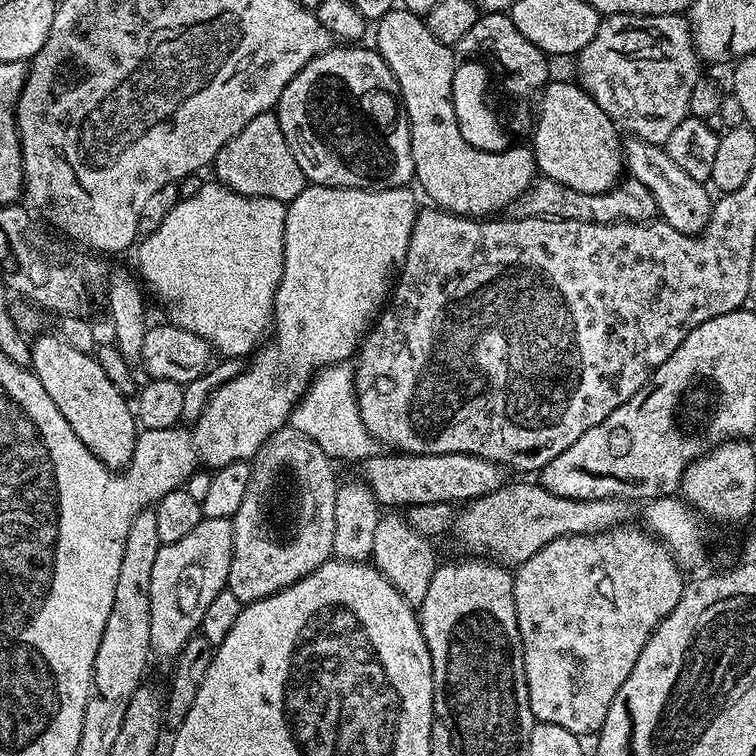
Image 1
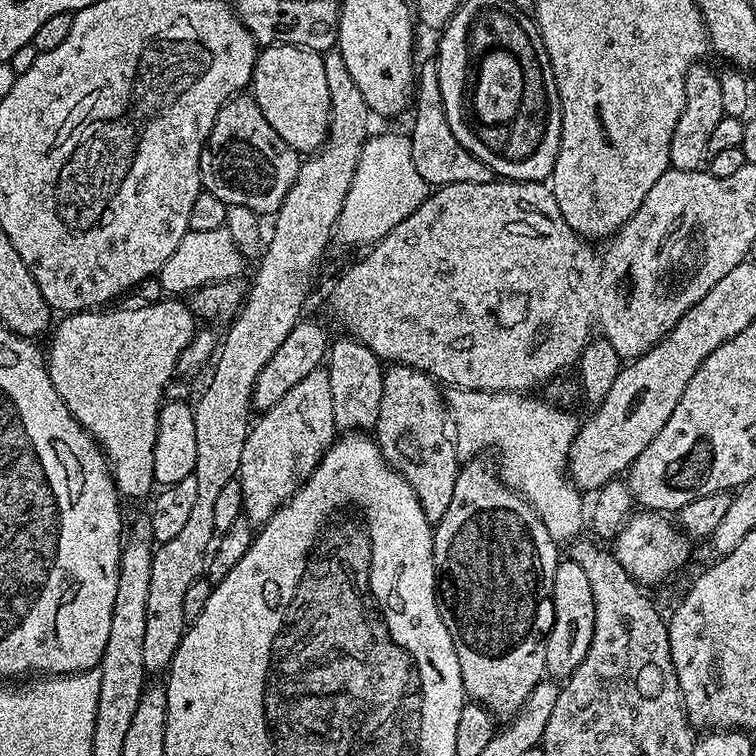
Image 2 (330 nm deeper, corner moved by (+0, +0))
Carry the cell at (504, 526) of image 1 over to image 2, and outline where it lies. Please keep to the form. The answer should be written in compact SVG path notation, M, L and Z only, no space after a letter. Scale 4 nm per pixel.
M636 510L620 525L615 533L616 548L614 555L622 570L630 574L641 586L660 584L667 576L672 576L688 560L692 552L693 541L681 532L667 515L647 510Z

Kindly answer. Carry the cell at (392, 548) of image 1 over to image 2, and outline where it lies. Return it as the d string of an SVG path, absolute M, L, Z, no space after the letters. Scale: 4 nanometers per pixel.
M393 363L384 374L382 402L378 406L374 429L374 439L380 445L384 461L406 478L422 506L422 514L426 514L428 523L433 526L450 506L454 482L462 467L446 419L446 400L439 390L437 381L427 372L409 368L406 364Z

